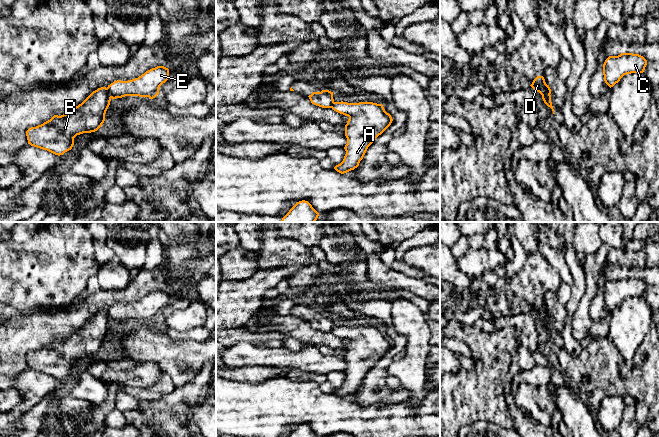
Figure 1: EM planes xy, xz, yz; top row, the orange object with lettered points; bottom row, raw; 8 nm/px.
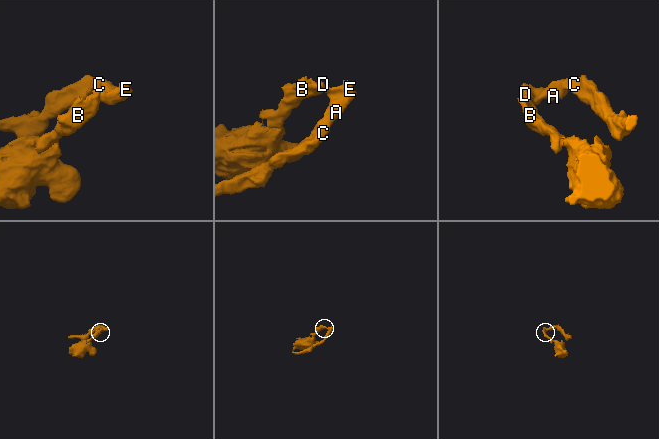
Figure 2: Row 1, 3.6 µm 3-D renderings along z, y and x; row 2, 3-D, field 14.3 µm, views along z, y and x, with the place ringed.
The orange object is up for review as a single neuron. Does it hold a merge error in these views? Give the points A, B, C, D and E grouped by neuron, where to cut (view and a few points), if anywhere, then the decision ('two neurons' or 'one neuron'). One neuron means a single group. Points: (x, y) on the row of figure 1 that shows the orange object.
A C E / B D; cut in xy along (106, 88), (111, 97); two neurons

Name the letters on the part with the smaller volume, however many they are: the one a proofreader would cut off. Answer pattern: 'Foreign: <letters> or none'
Foreign: A, C, E

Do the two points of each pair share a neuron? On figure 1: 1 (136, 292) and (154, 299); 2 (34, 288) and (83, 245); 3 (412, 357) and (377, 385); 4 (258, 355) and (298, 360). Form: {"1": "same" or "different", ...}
{"1": "different", "2": "same", "3": "different", "4": "same"}

